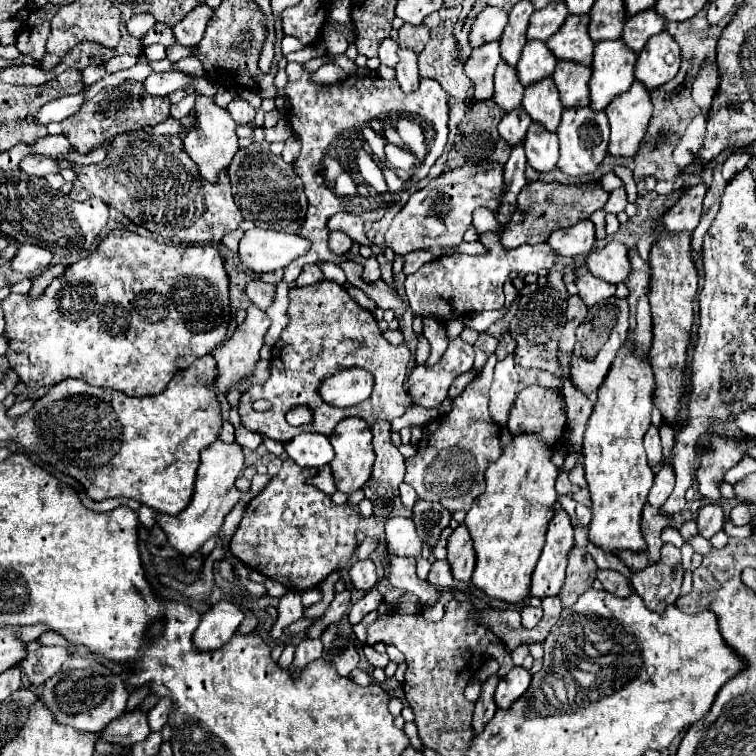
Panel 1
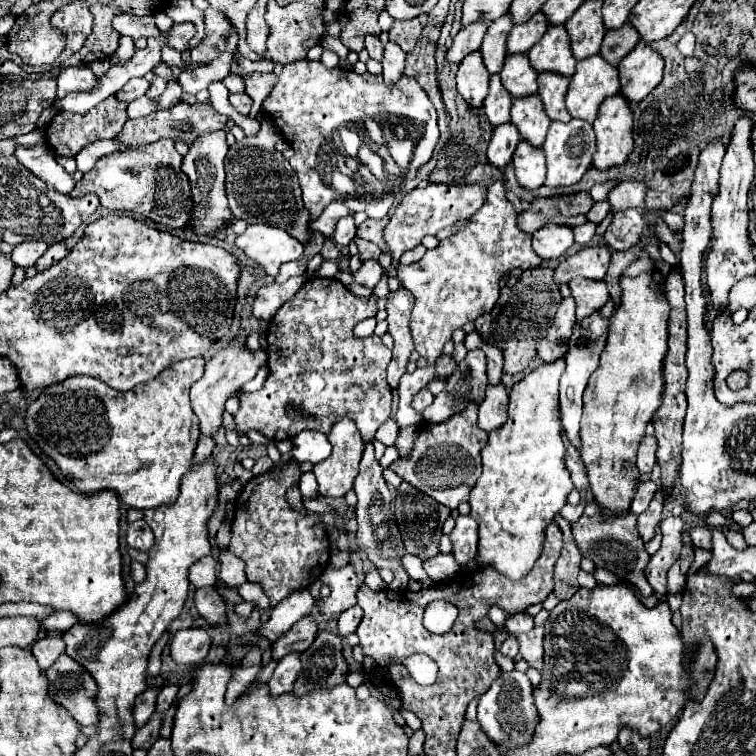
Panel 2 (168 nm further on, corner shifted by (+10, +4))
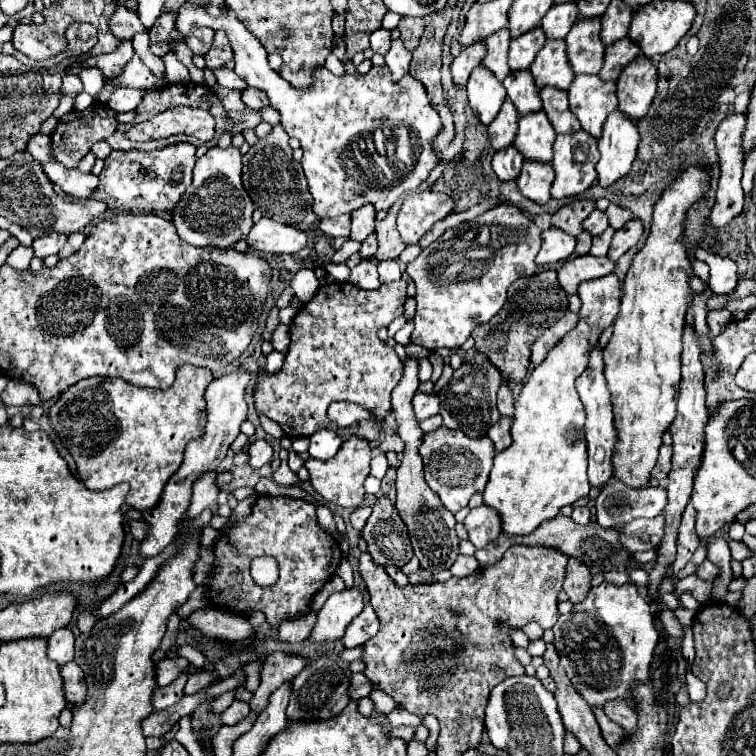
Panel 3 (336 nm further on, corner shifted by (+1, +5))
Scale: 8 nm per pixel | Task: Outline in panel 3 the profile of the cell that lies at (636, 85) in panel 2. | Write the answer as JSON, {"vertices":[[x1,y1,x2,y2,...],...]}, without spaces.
{"vertices":[[639,56,621,72,617,78,617,96,619,96,619,110,627,114,631,120,641,120,657,92,657,66]]}

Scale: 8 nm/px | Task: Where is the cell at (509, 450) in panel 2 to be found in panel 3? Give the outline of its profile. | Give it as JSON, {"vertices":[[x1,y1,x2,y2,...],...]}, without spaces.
{"vertices":[[615,274,581,282,579,324,533,368,515,402,515,420,511,426,513,444,495,454,489,482,483,492,483,504,501,516,503,534,529,534,541,522,555,518,563,506,589,494,587,448,585,448,585,412,573,386,577,374,587,368,589,350,601,332,615,320,621,300,621,284]]}

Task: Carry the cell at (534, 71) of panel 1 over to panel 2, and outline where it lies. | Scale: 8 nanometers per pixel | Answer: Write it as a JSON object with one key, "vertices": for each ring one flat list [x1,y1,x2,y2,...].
{"vertices":[[510,55,504,61,504,69,500,71,502,85,512,97,528,97,536,93,536,71,528,63,526,55]]}

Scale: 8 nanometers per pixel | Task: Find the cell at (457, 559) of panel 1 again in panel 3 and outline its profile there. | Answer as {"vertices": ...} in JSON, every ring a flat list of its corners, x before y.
{"vertices":[[479,506,475,510,471,510,467,514,467,518,463,520,467,534,469,534,469,542,473,542,473,546,485,548,493,538,497,538,501,534,501,520,499,514,489,508,489,506]]}

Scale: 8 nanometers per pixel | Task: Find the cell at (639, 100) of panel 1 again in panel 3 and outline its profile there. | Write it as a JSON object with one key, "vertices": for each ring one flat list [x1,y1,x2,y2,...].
{"vertices":[[615,110,609,114,603,126,603,136,599,138,601,160,597,162,599,184,609,186,631,170,631,164,637,154,639,130,635,122]]}

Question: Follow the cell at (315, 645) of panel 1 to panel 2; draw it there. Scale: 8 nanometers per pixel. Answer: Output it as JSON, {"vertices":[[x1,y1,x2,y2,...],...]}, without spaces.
{"vertices":[[286,655,274,669,272,679,268,681,270,695,278,697,282,693,292,691,292,683,296,681,296,675,300,673,300,655]]}

